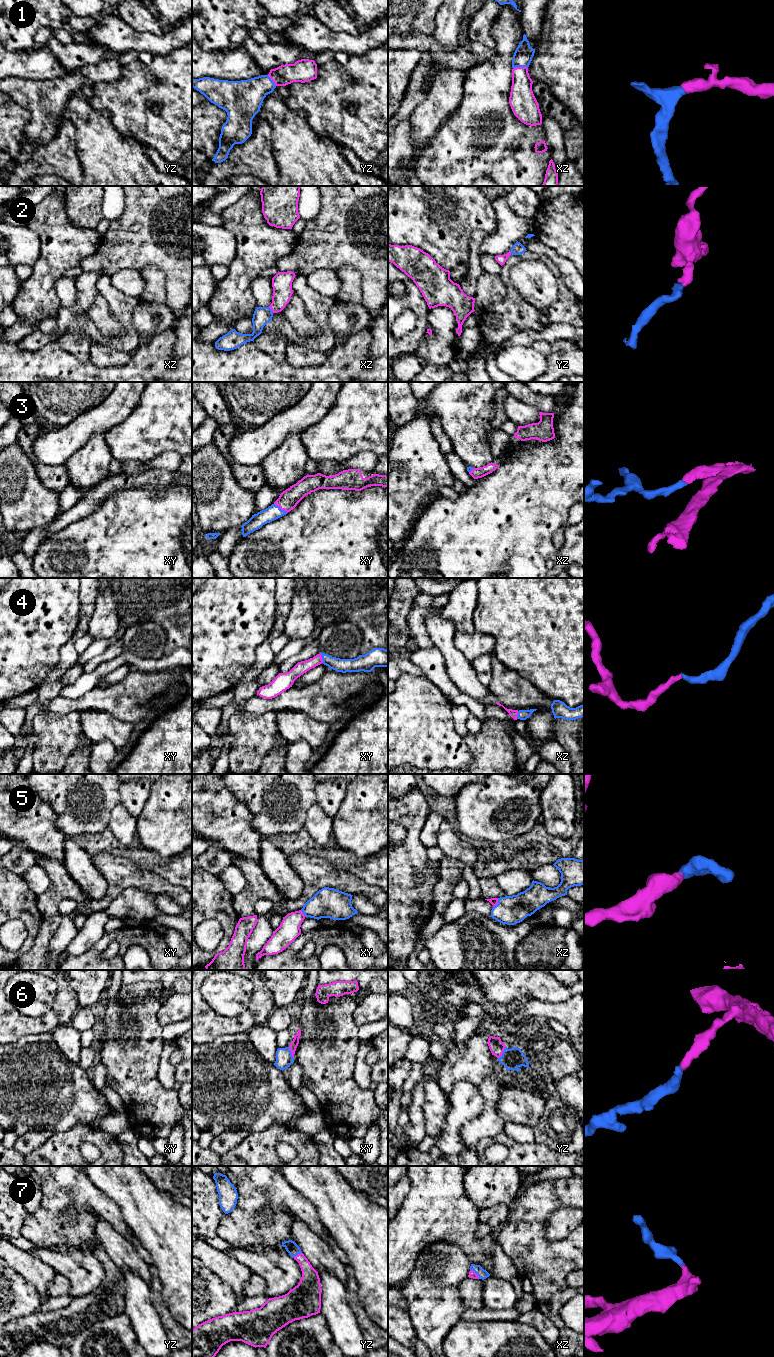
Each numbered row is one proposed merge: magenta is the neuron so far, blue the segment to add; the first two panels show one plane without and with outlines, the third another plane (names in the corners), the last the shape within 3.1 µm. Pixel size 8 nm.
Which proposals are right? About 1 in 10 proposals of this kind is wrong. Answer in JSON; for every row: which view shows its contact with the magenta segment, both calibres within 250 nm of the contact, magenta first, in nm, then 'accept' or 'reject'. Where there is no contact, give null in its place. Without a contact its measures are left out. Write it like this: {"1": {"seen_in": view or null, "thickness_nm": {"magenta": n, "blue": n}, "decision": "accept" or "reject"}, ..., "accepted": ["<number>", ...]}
{"1": {"seen_in": "xz", "thickness_nm": {"magenta": 190, "blue": 150}, "decision": "accept"}, "2": {"seen_in": "xz", "thickness_nm": {"magenta": 160, "blue": 140}, "decision": "accept"}, "3": {"seen_in": "xy", "thickness_nm": {"magenta": 160, "blue": 120}, "decision": "accept"}, "4": {"seen_in": "xy", "thickness_nm": {"magenta": 100, "blue": 110}, "decision": "accept"}, "5": {"seen_in": "xz", "thickness_nm": {"magenta": 60, "blue": 240}, "decision": "accept"}, "6": {"seen_in": "yz", "thickness_nm": {"magenta": 120, "blue": 160}, "decision": "accept"}, "7": {"seen_in": "xz", "thickness_nm": {"magenta": 60, "blue": 80}, "decision": "accept"}, "accepted": ["1", "2", "3", "4", "5", "6", "7"]}

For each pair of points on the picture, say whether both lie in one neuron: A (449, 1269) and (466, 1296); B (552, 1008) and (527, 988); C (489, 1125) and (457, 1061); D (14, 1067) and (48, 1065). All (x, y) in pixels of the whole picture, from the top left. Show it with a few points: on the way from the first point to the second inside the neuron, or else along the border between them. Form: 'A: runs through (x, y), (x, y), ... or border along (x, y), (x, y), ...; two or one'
A: border along (468, 1277), (458, 1287), (458, 1297), (464, 1307); two
B: border along (528, 999), (549, 1002), (563, 1002), (567, 1000); two
C: runs through (489, 1108), (489, 1090), (474, 1075); one
D: runs through (22, 1067), (40, 1067); one

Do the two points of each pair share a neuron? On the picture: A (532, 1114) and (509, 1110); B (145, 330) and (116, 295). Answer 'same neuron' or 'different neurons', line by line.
A: same neuron
B: different neurons

